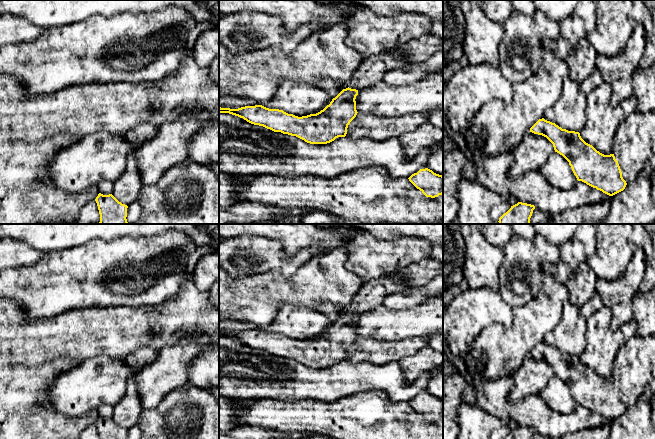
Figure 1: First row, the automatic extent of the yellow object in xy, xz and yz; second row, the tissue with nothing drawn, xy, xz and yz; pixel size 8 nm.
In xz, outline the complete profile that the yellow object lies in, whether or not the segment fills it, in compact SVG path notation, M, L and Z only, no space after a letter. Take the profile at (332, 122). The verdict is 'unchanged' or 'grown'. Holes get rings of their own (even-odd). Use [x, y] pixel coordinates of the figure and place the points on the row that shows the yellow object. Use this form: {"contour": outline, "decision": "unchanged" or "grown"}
{"contour": "M388 51L364 59L349 82L349 87L343 89L329 105L316 114L298 117L262 105L238 109L219 107L219 113L238 116L251 124L296 136L310 144L327 144L346 136L348 125L358 113L355 101L358 91L382 81L389 70L408 63L405 55Z", "decision": "grown"}

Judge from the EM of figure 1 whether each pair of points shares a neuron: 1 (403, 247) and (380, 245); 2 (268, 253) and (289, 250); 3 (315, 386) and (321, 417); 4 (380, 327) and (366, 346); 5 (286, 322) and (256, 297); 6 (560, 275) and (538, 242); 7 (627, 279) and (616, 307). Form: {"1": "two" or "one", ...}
{"1": "one", "2": "two", "3": "two", "4": "two", "5": "two", "6": "two", "7": "one"}

